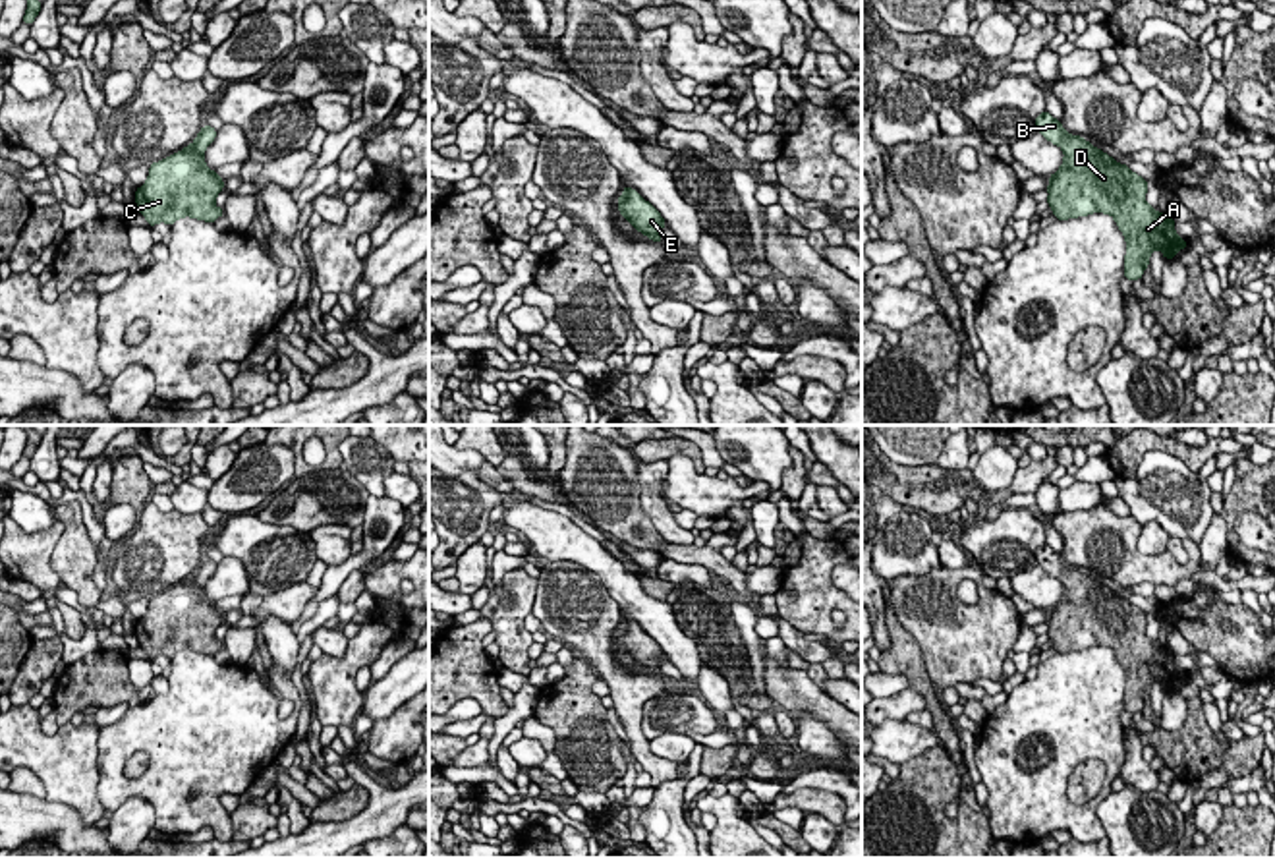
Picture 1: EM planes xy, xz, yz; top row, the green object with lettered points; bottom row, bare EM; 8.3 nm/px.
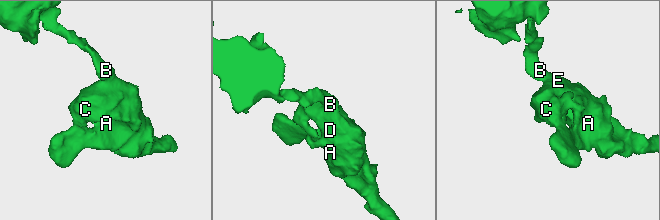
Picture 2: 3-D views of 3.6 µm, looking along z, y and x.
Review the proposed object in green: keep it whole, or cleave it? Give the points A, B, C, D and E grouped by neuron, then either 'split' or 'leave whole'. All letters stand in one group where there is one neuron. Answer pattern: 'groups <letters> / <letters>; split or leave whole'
groups A B C D E; leave whole

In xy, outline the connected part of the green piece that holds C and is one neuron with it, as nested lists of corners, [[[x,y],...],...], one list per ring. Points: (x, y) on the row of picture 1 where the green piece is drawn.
[[[203,126],[191,145],[149,166],[147,182],[133,199],[151,228],[158,222],[172,226],[184,216],[214,222],[224,214],[214,205],[224,182],[203,158],[214,137],[216,129]]]

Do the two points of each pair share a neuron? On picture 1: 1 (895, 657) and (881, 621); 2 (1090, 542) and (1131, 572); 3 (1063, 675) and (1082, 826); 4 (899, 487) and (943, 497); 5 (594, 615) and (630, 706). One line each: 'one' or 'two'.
1: one
2: one
3: one
4: one
5: one

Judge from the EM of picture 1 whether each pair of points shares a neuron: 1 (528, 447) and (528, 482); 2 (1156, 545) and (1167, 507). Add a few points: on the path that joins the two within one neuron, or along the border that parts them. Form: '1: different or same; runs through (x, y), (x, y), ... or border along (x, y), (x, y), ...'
1: same; runs through (528, 455), (522, 468), (528, 474)
2: different; border along (1142, 524), (1156, 522), (1169, 536)

